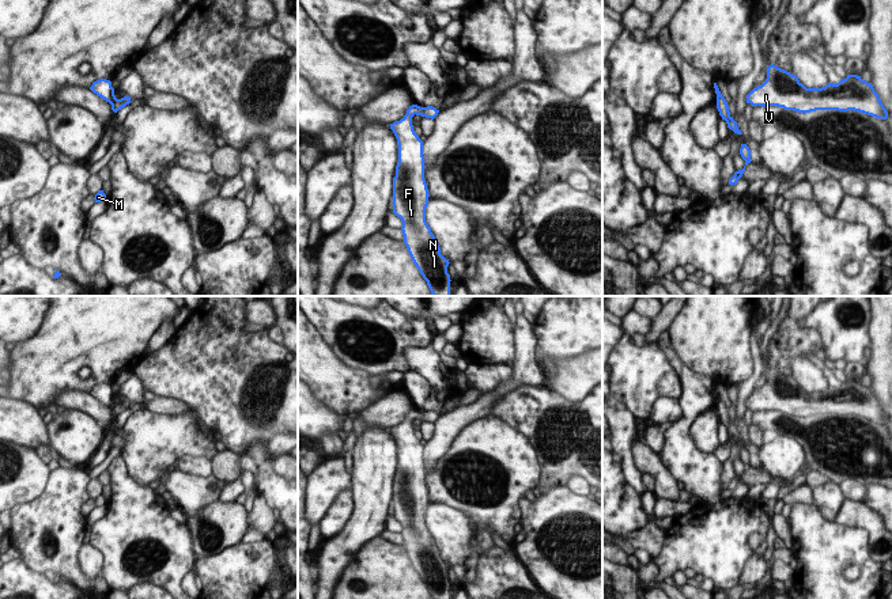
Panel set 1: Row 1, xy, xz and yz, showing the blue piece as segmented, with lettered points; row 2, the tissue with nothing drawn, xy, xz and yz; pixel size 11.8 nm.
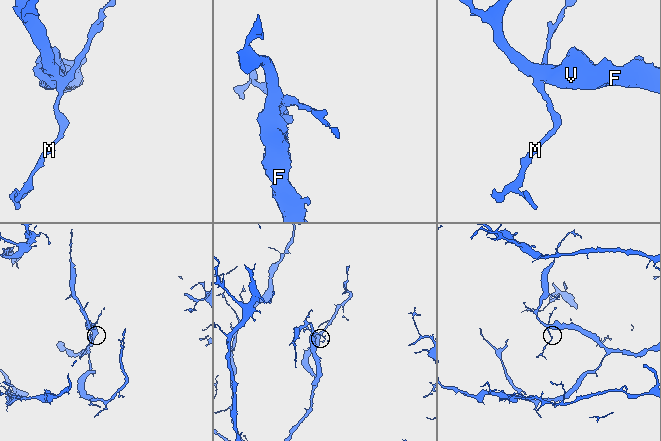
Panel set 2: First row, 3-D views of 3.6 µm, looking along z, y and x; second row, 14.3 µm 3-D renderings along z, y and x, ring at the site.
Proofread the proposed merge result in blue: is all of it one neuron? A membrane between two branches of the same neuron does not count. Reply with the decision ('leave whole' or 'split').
leave whole

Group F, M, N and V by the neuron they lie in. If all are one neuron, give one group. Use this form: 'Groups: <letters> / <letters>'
Groups: F M N V

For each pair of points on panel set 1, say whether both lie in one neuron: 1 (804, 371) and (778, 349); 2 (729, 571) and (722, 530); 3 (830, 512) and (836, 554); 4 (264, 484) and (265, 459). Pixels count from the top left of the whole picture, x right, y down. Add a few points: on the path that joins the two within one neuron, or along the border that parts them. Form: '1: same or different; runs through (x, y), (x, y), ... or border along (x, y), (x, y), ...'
1: different; border along (807, 357), (793, 357), (790, 360), (793, 378)
2: same; runs through (722, 561), (722, 539)
3: different; border along (812, 504), (834, 523)
4: same; runs through (265, 478), (265, 465)

